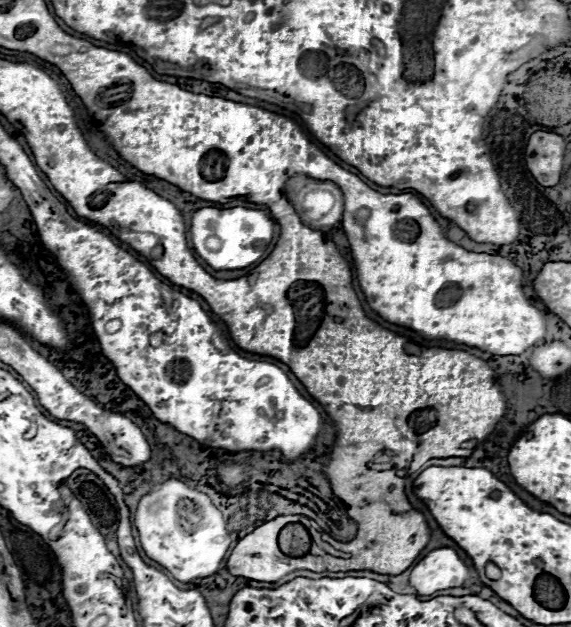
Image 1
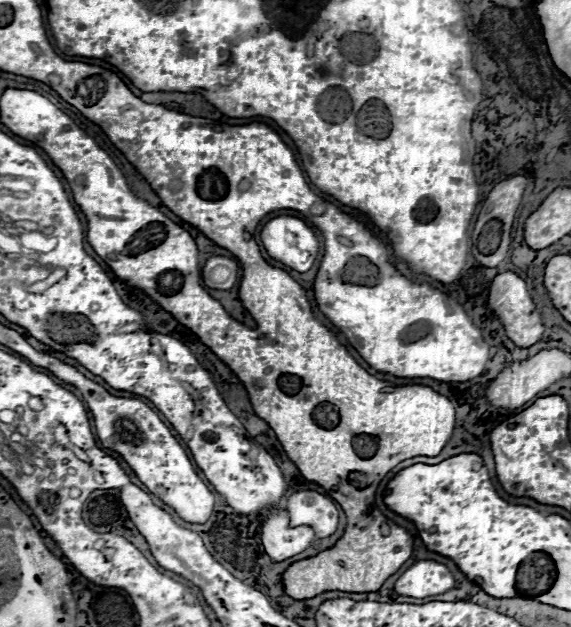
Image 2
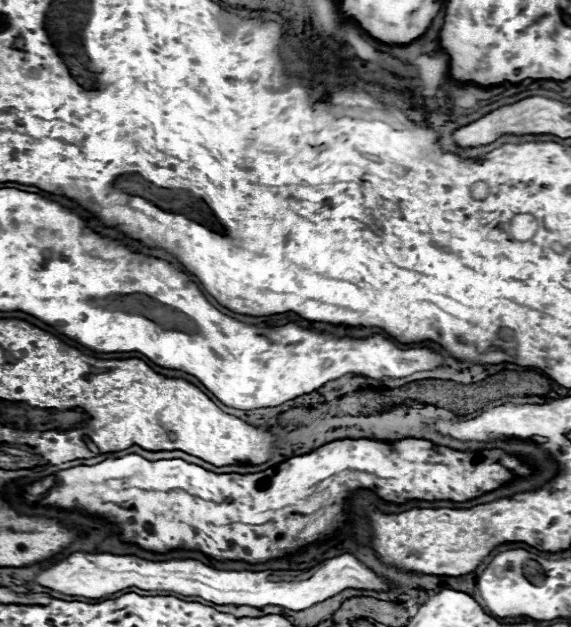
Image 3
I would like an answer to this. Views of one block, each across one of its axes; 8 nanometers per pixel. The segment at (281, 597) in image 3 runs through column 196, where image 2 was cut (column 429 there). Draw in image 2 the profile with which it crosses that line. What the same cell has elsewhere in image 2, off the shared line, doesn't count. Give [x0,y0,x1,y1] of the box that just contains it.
[394,560,454,598]

